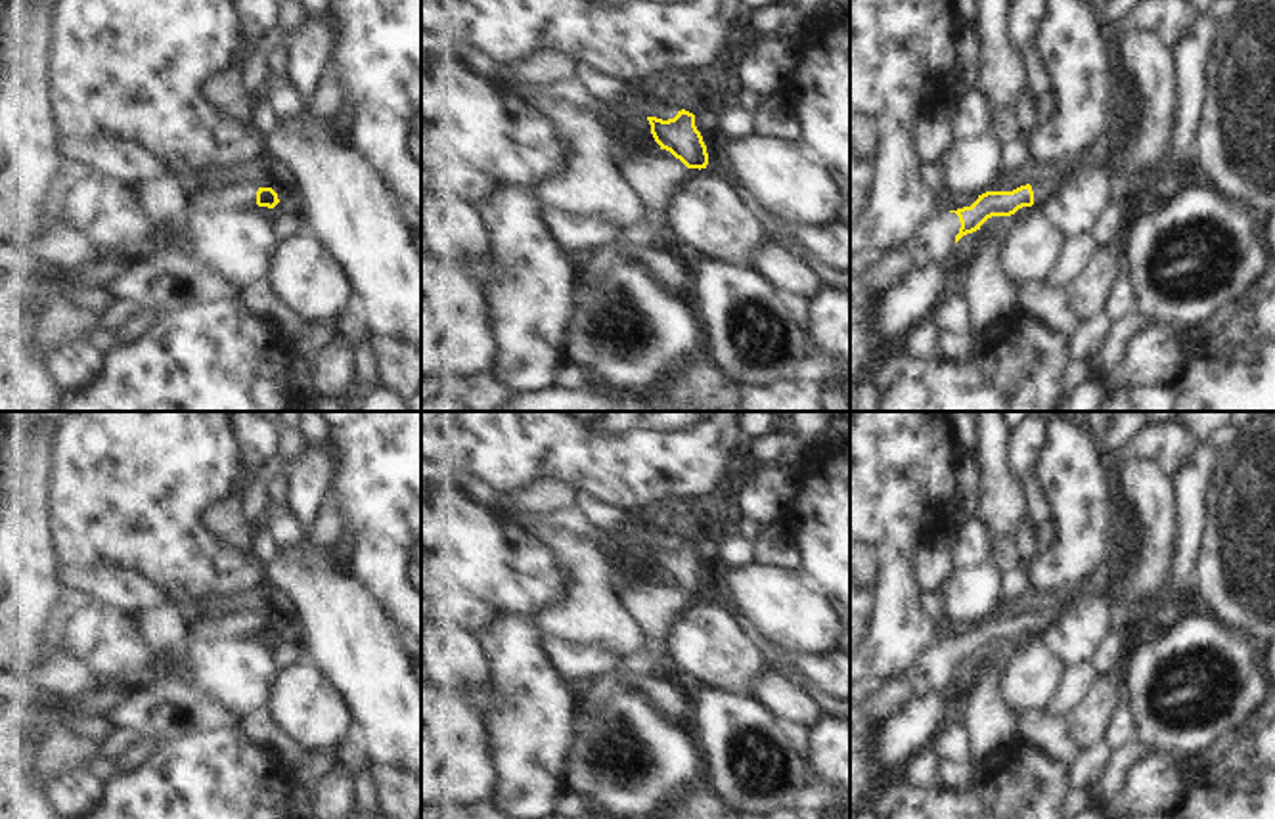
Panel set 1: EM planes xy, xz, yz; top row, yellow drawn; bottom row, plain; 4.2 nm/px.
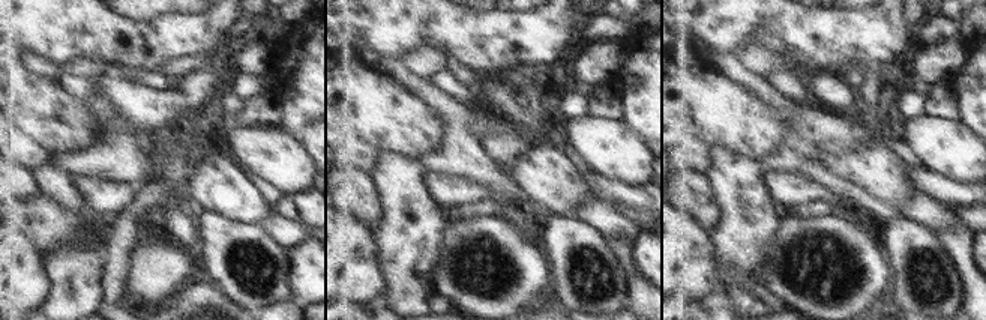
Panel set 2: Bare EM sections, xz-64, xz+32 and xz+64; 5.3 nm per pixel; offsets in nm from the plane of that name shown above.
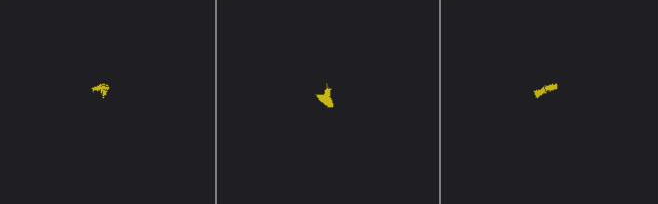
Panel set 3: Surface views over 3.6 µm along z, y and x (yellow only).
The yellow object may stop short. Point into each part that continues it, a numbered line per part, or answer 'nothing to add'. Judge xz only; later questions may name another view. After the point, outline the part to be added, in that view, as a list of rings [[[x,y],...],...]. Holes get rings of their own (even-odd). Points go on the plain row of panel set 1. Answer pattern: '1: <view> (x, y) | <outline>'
1: xz (657, 605) | [[[670,580],[634,582],[620,589],[622,599],[649,641],[647,651],[632,653],[618,670],[590,683],[580,693],[580,718],[593,718],[611,693],[628,687],[632,677],[657,674],[668,654],[668,639],[676,624],[699,603]]]

